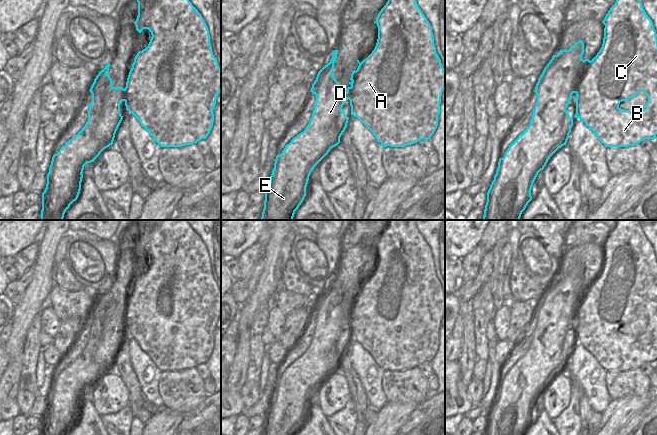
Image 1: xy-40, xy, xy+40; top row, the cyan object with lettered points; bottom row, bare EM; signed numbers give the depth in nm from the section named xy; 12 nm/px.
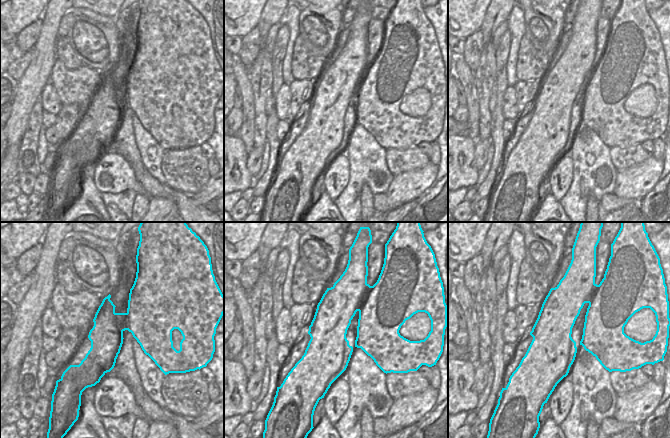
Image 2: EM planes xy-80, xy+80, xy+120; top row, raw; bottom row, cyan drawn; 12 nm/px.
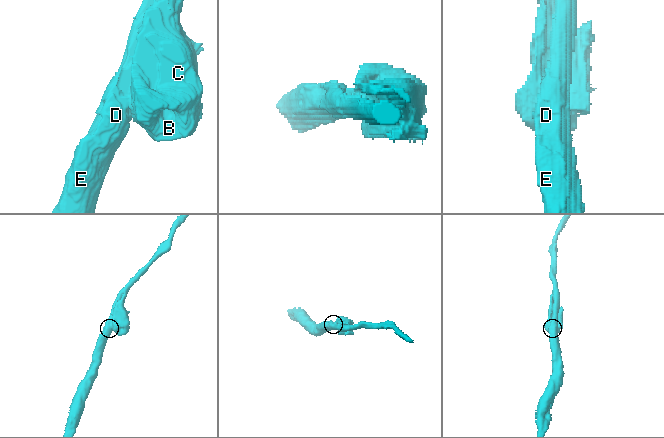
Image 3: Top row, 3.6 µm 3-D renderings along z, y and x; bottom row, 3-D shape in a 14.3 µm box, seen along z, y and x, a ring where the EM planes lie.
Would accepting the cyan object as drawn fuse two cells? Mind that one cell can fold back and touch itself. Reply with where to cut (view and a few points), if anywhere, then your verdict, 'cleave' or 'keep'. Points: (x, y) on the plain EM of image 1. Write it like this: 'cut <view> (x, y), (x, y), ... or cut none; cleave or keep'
cut none; keep

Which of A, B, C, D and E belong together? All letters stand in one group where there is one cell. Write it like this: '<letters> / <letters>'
A B C D E

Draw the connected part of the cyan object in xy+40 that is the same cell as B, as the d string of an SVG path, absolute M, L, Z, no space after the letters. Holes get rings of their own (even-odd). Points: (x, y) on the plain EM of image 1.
M617 220L615 228L610 232L606 238L602 247L605 249L604 252L604 262L603 268L597 279L590 285L589 283L582 283L584 277L584 267L582 264L575 266L569 274L560 274L558 279L553 279L550 286L544 292L542 298L540 299L538 306L536 308L534 316L537 318L537 326L533 334L533 339L530 344L529 350L526 354L518 360L518 362L509 370L503 382L499 383L498 392L492 405L490 412L487 416L487 426L484 435L524 435L528 427L532 424L531 413L533 407L538 399L538 397L544 393L550 381L562 370L566 369L573 350L573 343L570 341L566 332L569 325L572 322L572 318L575 317L576 320L576 338L575 342L579 342L590 354L597 360L597 362L606 371L628 371L639 368L645 363L654 364L657 359L657 258L653 250L652 244L646 238L640 220ZM643 315L648 320L648 325L645 331L637 336L633 337L629 334L624 334L619 331L622 325L627 325L635 321L639 316Z

